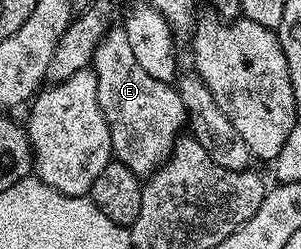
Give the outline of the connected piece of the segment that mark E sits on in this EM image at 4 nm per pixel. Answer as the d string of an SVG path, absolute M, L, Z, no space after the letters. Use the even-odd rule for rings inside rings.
M115 25L103 36L97 45L93 58L93 70L97 83L97 101L101 105L101 113L110 129L112 156L120 163L129 166L135 175L150 176L168 158L176 139L187 123L187 110L181 101L178 90L171 83L162 83L157 77L149 77L141 65L137 65L137 57L133 57L133 49L129 45L129 37L122 26Z

